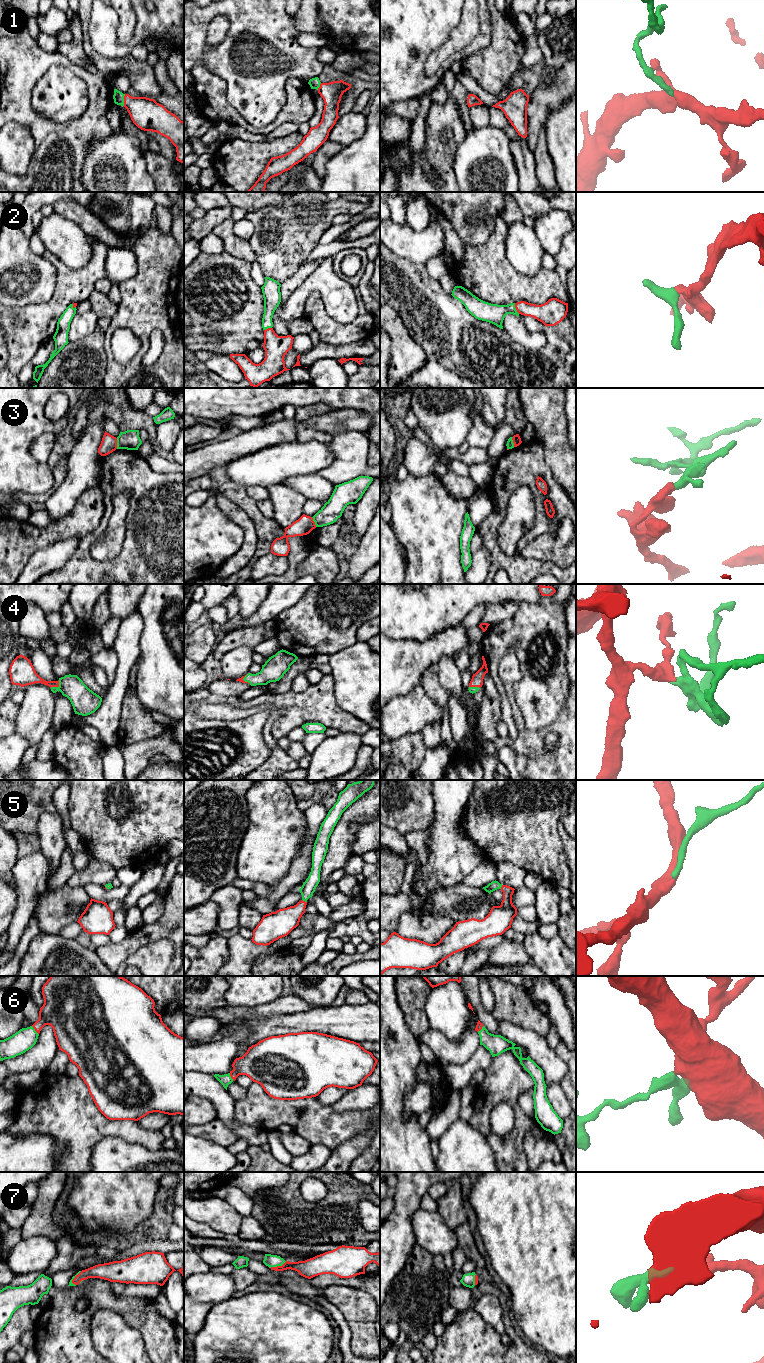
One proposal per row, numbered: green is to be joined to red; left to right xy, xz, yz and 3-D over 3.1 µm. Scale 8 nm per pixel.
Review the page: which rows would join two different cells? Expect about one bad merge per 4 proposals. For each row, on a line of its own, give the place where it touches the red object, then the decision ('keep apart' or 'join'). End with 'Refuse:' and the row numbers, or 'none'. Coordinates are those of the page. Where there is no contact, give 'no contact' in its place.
1: xy (124, 100) | join
2: yz (515, 307) | join
3: xy (116, 443) | keep apart
4: xy (56, 686) | join
5: xz (304, 901) | join
6: xy (35, 1030) | join
7: xz (278, 1266) | join
Refuse: 3

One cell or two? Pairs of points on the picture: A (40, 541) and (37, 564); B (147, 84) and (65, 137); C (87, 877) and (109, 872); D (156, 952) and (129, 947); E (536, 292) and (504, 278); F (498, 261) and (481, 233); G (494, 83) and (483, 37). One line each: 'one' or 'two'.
A: two
B: one
C: one
D: two
E: one
F: two
G: two

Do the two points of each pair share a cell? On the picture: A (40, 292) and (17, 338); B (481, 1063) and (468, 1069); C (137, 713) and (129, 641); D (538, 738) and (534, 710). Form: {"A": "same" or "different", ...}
{"A": "different", "B": "same", "C": "different", "D": "different"}

